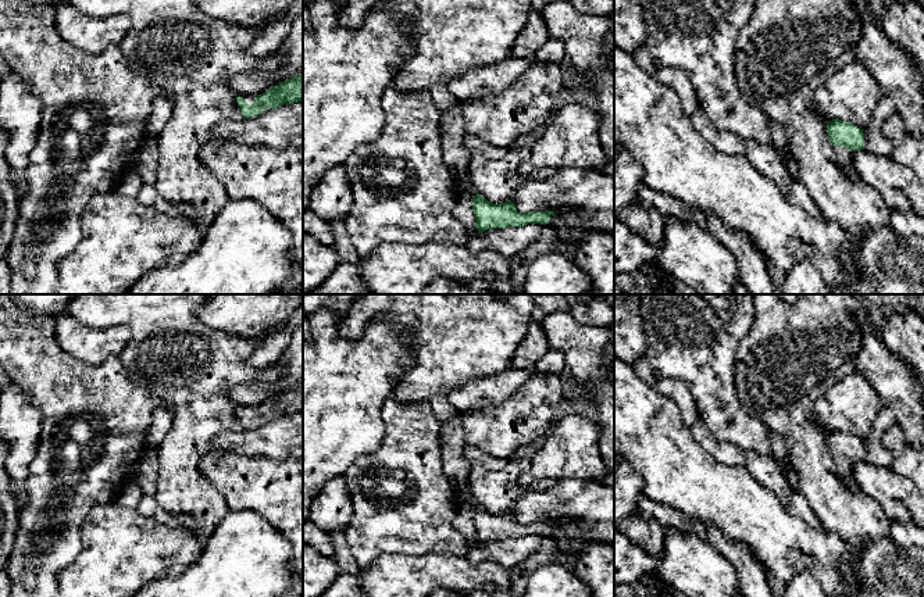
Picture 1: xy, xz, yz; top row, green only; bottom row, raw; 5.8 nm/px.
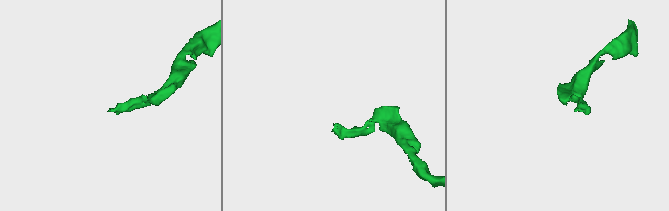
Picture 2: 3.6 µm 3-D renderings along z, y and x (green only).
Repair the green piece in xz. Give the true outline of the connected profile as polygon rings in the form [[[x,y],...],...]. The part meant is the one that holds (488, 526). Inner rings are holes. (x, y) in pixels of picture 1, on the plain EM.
[[[479,504],[474,508],[472,522],[475,528],[475,540],[478,544],[493,539],[504,540],[507,537],[524,537],[528,535],[546,536],[550,532],[550,528],[556,523],[532,522],[528,525],[521,525],[517,522],[515,515],[511,511],[504,515],[493,515]]]

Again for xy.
[[[303,383],[296,389],[283,392],[277,397],[272,397],[258,407],[236,408],[236,414],[240,418],[243,429],[257,429],[270,421],[278,419],[283,415],[293,415],[303,411]]]

